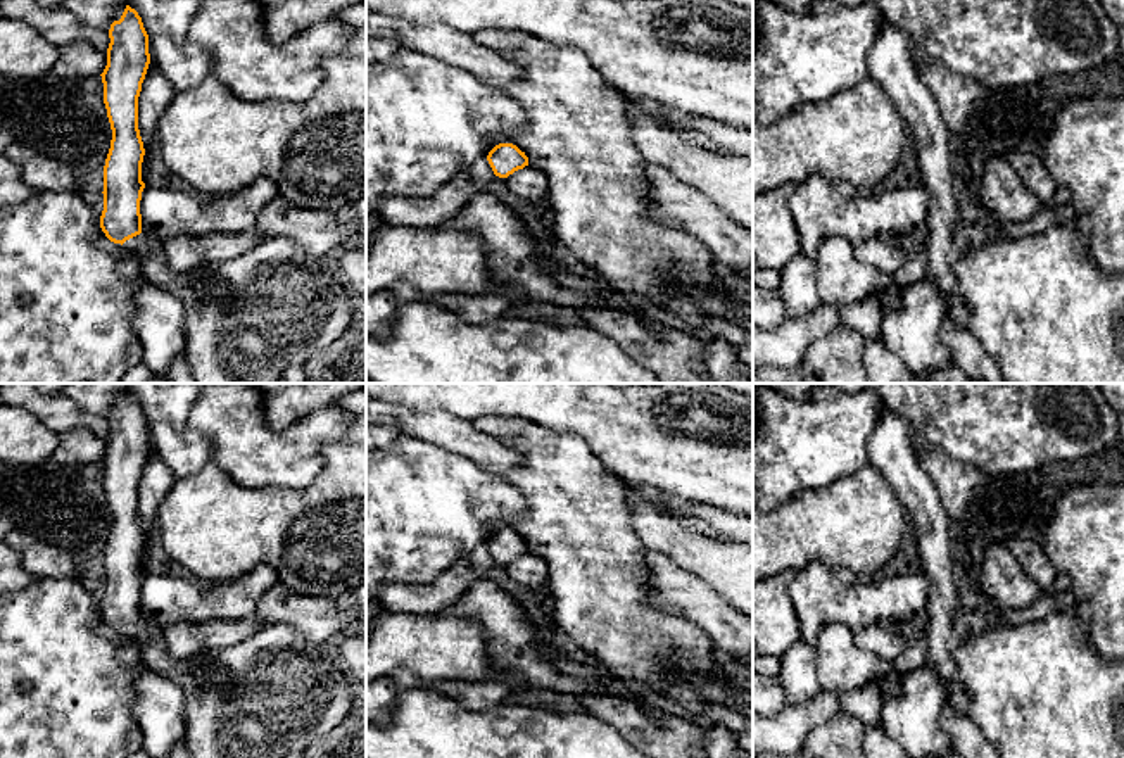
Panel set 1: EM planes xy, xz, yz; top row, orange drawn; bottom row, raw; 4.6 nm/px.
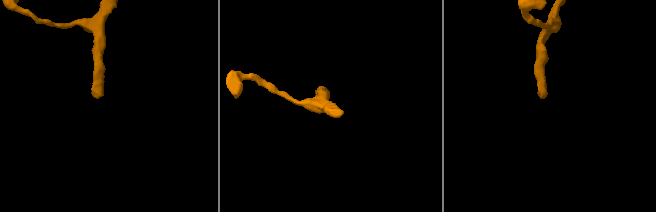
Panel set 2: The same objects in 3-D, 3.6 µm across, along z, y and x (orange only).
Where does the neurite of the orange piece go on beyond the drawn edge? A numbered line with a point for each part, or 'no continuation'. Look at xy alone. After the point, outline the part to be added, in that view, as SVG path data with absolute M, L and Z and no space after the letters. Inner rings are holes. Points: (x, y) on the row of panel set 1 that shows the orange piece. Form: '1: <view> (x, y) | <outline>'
1: xy (247, 318) | M145 233L123 249L142 259L150 283L185 306L185 357L197 383L280 383L290 364L304 366L356 319L337 252L311 259L292 240L271 237L233 259L173 271Z

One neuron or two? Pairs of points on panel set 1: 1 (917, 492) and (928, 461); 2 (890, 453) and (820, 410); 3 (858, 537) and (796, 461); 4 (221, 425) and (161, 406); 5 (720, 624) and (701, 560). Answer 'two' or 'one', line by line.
1: two
2: two
3: two
4: two
5: two

